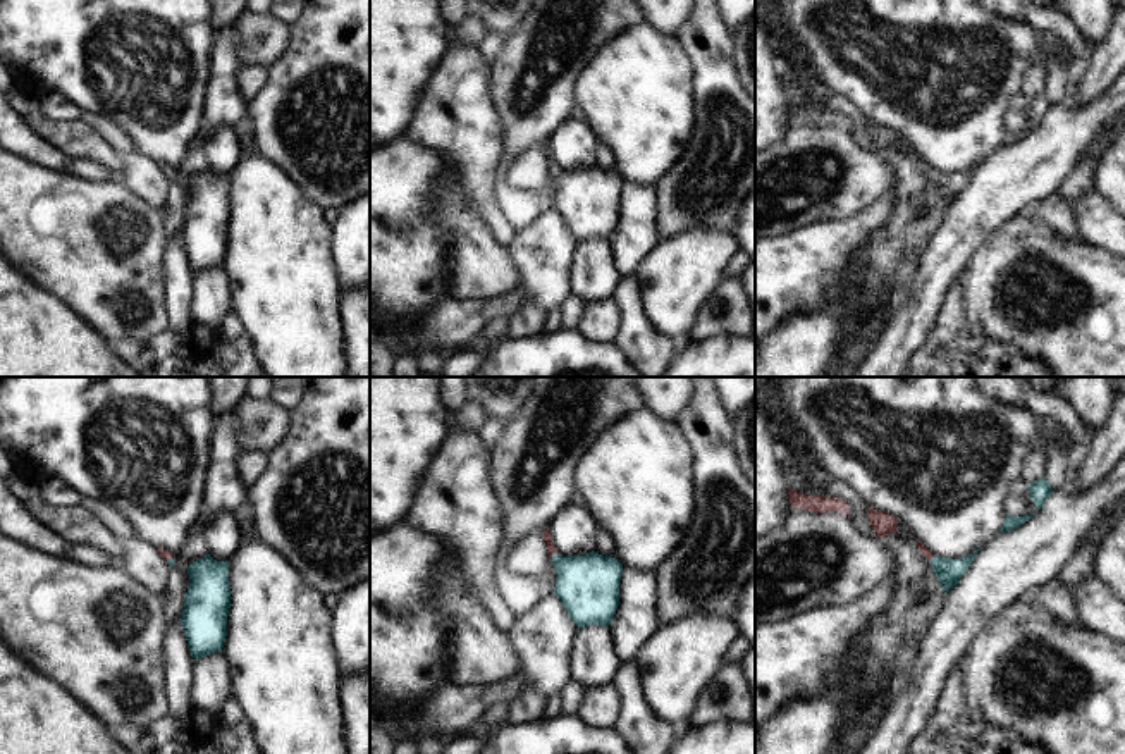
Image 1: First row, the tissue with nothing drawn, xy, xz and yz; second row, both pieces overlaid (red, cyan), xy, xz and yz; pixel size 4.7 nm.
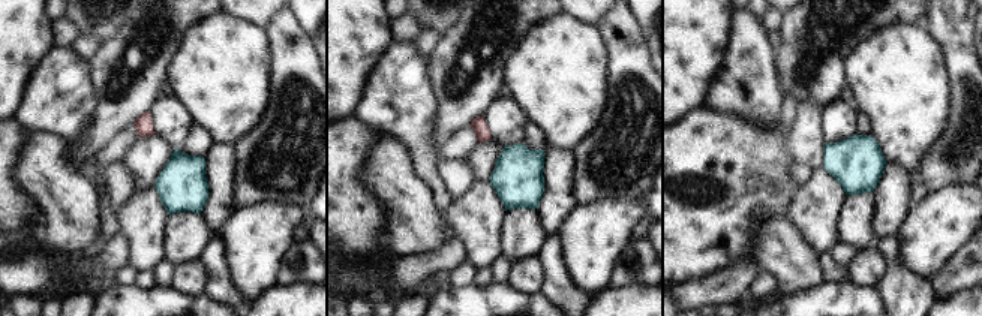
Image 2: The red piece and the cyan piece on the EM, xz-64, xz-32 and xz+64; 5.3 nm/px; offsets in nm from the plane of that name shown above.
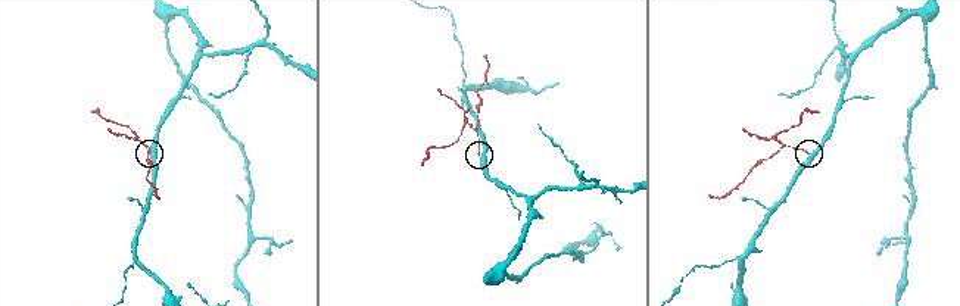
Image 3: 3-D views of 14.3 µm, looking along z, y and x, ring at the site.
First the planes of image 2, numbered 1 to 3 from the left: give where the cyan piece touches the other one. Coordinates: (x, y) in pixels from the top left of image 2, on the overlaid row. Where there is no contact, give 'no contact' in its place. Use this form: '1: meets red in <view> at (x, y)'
1: no contact
2: no contact
3: no contact

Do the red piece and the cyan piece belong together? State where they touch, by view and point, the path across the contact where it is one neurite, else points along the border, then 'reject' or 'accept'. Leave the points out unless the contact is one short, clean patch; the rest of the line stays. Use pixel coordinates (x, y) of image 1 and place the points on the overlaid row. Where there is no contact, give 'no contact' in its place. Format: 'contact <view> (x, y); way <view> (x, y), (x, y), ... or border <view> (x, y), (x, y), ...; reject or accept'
contact xz (553, 553); way xz (551, 550), (553, 553), (589, 586); accept

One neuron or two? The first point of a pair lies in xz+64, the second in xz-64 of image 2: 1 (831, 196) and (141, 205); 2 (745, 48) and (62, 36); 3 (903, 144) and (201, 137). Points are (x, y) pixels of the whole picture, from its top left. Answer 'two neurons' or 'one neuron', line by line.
1: one neuron
2: two neurons
3: two neurons

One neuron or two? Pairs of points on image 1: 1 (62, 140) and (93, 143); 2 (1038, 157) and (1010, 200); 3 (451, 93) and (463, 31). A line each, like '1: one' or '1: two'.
1: one
2: one
3: two

